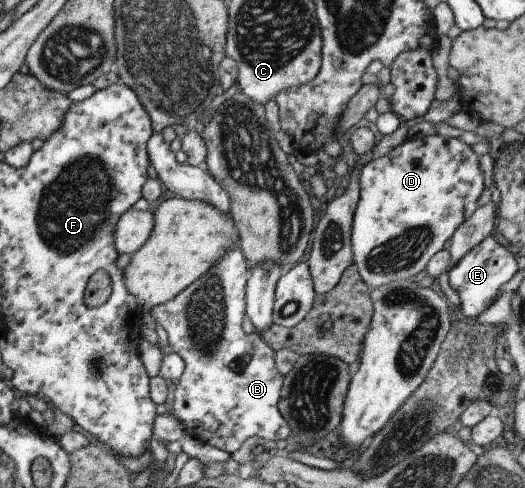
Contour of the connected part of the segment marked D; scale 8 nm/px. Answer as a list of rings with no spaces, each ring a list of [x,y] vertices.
[[[446,136],[404,139],[387,154],[368,161],[358,174],[358,200],[349,236],[352,264],[362,282],[372,289],[422,275],[428,260],[442,250],[444,242],[477,209],[476,203],[483,186],[478,153],[459,139]]]

